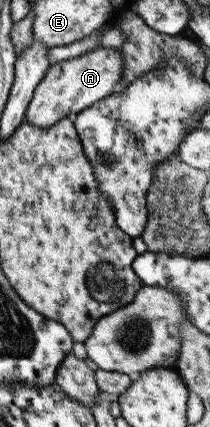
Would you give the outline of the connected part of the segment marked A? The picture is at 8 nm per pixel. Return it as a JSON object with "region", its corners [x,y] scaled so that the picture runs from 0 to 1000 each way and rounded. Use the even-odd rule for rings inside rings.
{"region":[[[457,110],[400,129],[248,150],[162,213],[119,283],[162,297],[229,302],[329,267],[381,267],[476,232],[524,225],[581,187],[590,141],[567,115]]]}

